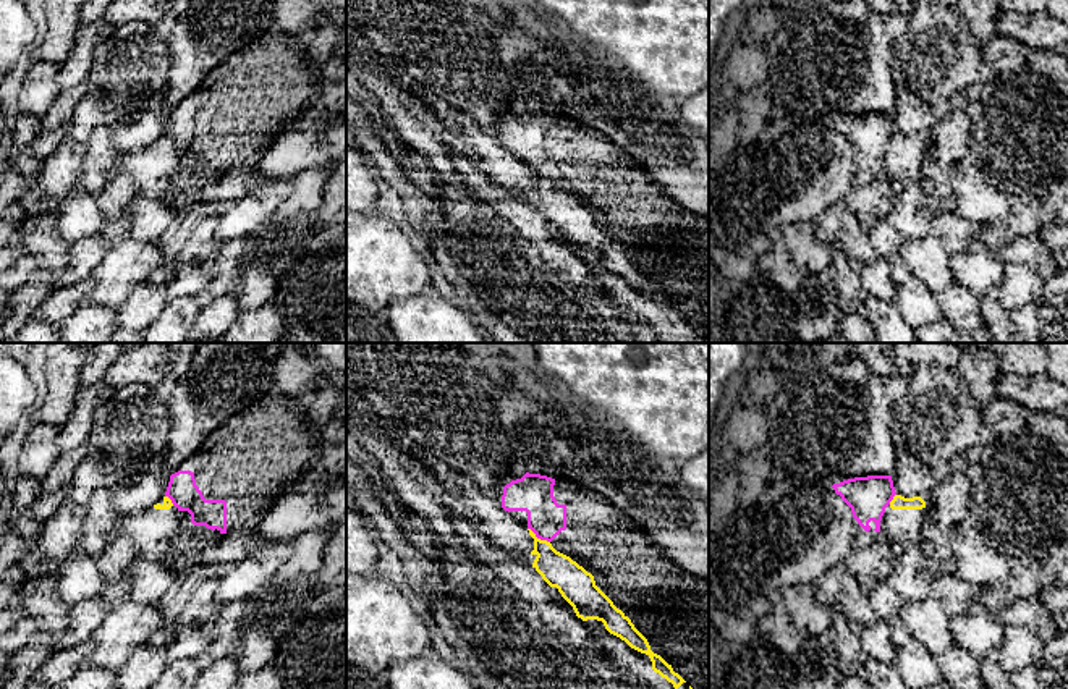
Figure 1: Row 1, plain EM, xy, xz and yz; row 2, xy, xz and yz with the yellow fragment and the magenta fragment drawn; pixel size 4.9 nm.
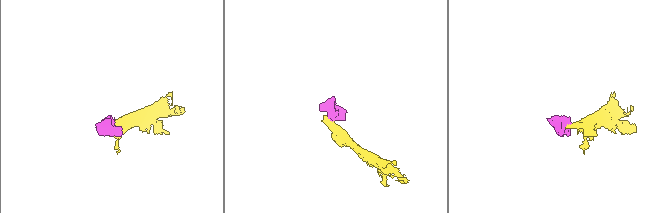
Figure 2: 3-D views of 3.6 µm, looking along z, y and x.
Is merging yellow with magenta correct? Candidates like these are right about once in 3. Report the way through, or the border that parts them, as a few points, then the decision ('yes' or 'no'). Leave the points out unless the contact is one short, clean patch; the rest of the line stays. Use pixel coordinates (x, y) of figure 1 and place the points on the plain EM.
along xz (528, 165), (538, 175), (549, 180) | no

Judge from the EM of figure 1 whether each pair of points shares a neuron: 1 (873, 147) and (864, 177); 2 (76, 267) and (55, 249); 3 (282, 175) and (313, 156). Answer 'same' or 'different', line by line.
1: same
2: different
3: same

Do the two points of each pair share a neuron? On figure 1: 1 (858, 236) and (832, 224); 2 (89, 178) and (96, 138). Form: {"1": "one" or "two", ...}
{"1": "one", "2": "one"}

